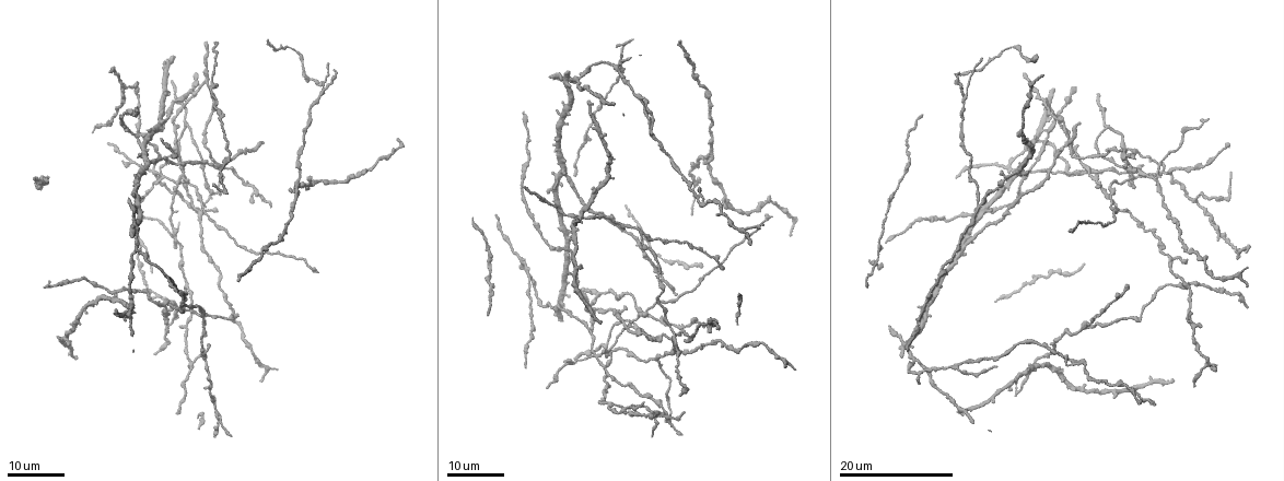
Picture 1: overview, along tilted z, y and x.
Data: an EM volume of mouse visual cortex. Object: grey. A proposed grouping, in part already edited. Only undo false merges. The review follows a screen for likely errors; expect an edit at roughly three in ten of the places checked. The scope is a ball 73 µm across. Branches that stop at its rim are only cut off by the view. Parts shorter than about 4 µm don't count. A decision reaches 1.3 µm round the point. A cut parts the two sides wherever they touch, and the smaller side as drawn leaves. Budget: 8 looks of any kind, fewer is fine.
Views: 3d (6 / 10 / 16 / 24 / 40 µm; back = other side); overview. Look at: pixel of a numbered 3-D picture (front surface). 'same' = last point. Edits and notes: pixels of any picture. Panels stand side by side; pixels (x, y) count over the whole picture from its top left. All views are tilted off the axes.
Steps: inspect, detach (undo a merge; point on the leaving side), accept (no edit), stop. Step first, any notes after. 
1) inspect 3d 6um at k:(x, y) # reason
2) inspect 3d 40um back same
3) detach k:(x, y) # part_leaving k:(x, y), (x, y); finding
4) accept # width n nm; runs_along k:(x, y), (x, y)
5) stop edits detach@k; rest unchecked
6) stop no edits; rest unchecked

inspect 3d 24um at 1:(599, 356) # four arms meet

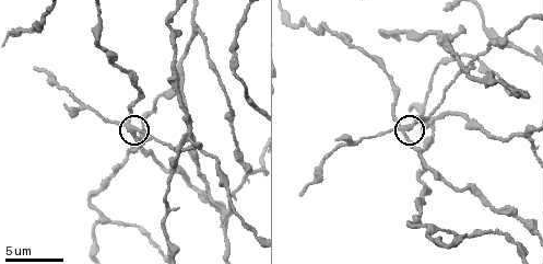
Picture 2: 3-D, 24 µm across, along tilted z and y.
inspect 3d 6um at 2:(406, 133)

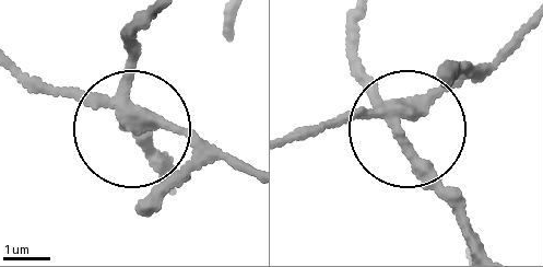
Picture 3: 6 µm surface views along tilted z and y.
detach 3:(188, 136) # part_leaving 3:(125, 109), (239, 162); two cells meet here

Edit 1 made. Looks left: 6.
inspect 3d 6um at 2:(427, 190) # branch point

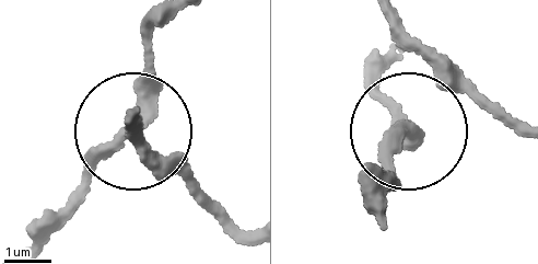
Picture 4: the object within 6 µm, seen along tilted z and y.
accept # all the same cell

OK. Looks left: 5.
inspect 3d 16um at 1:(208, 83) # arms part here

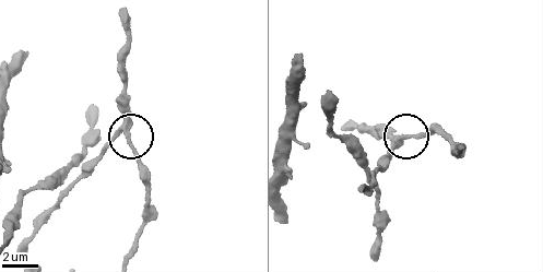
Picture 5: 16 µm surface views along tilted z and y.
inspect 3d 6um at 5:(405, 135)

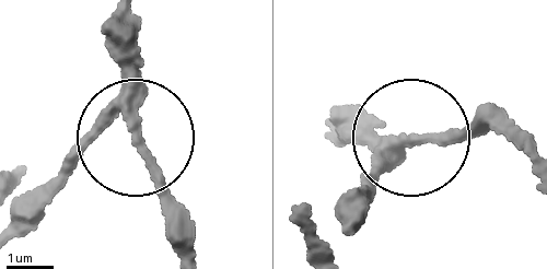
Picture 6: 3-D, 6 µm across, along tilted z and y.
accept # runs_along 6:(22, 201), (101, 129), (130, 132), (137, 34); one cell here

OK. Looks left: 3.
inspect 3d 16um at 1:(711, 154) # a fork

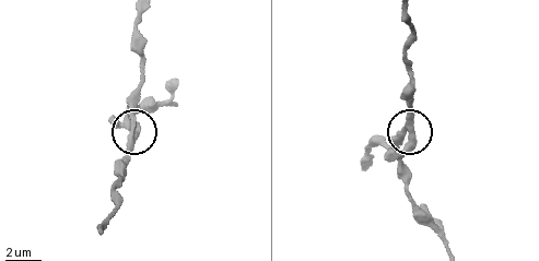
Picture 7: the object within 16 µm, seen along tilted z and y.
inspect 3d 6um at 7:(409, 136) # zoom in

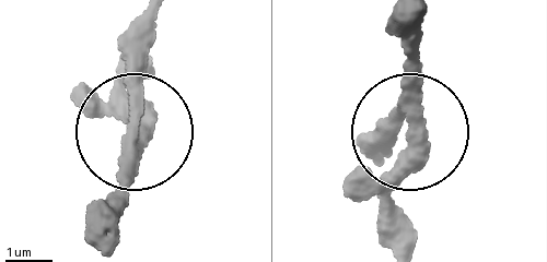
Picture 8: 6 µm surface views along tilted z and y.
accept # arms 3; all the same cell

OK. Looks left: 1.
stop edits detach@3; rest unchecked

